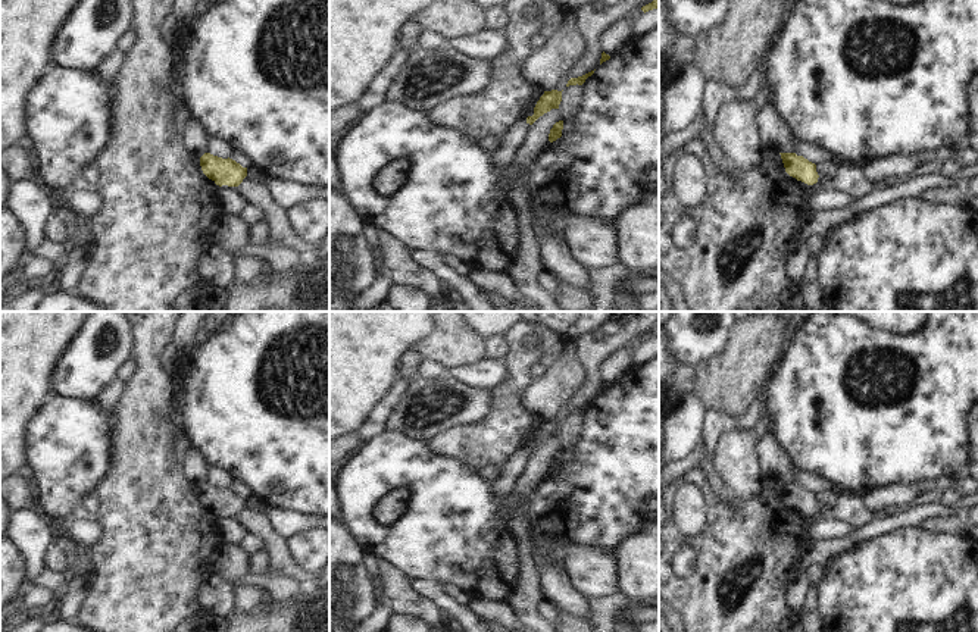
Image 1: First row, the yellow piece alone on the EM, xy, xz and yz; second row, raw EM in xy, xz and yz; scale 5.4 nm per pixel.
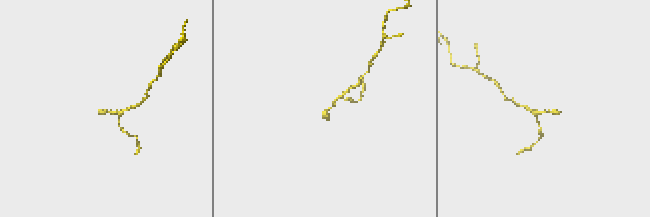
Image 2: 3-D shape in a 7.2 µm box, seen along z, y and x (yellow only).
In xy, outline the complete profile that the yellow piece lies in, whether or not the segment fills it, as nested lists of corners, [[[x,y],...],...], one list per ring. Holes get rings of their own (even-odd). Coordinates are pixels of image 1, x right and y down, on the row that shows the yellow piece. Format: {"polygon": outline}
{"polygon": [[[204,153],[200,157],[200,166],[203,173],[219,187],[238,187],[247,176],[247,168],[229,157],[222,159],[210,153]]]}

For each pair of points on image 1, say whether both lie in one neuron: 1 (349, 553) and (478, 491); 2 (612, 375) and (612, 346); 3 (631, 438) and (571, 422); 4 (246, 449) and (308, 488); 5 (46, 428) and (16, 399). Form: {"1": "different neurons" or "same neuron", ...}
{"1": "different neurons", "2": "different neurons", "3": "different neurons", "4": "same neuron", "5": "different neurons"}

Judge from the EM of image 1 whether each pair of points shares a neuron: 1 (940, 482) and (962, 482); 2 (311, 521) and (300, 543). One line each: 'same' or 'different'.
1: same
2: different

